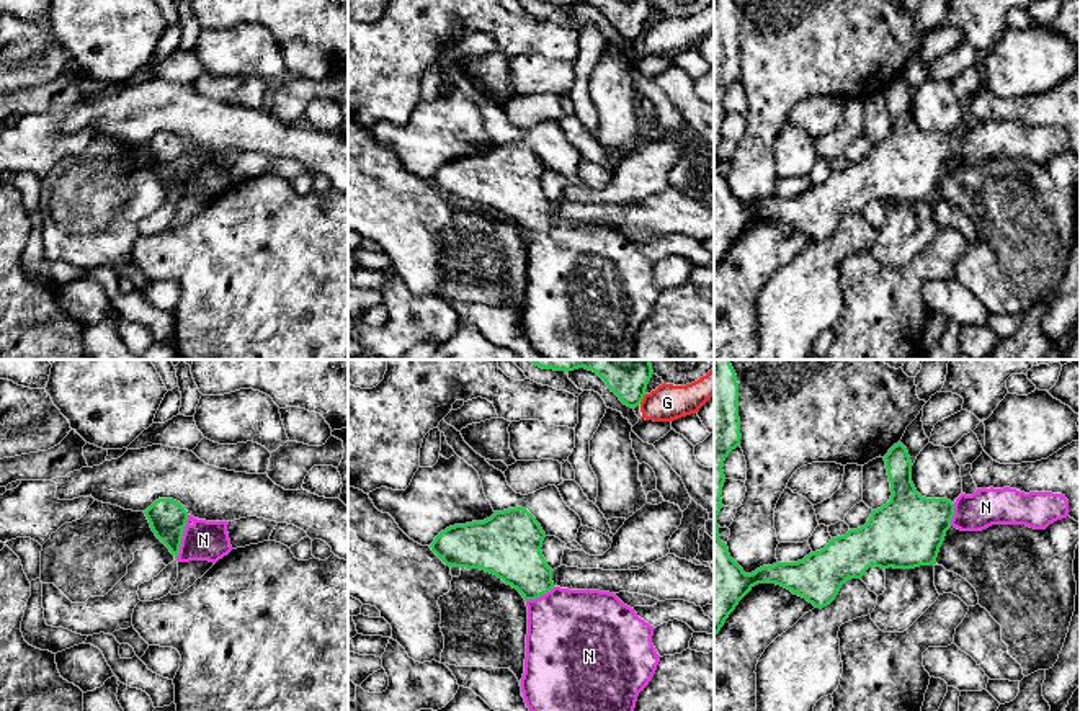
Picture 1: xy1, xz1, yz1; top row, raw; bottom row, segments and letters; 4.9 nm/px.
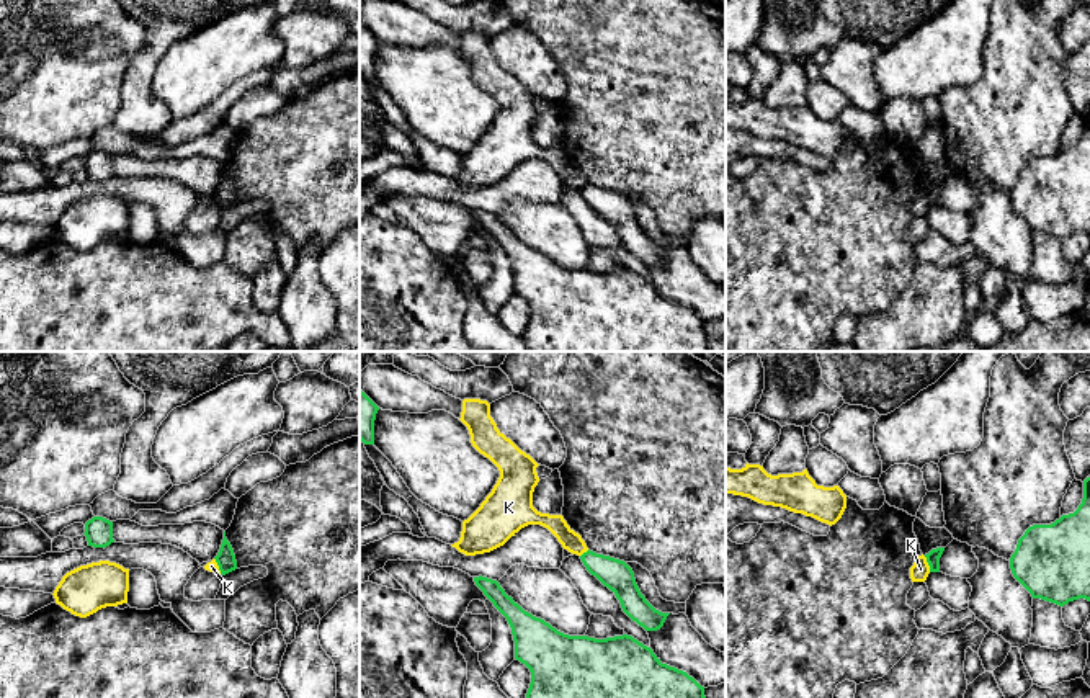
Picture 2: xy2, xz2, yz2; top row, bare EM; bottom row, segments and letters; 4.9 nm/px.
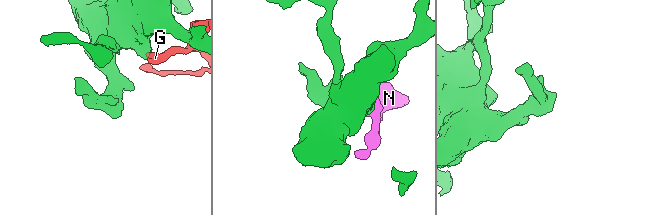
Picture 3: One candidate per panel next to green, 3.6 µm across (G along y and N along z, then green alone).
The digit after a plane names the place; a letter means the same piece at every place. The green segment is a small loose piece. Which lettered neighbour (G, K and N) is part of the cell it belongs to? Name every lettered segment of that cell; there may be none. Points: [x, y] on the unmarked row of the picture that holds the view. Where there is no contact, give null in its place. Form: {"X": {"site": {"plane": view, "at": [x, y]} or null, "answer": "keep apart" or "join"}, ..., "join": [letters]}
{"G": {"site": {"plane": "xz1", "at": [642, 31]}, "answer": "keep apart"}, "K": {"site": {"plane": "yz2", "at": [929, 198]}, "answer": "keep apart"}, "N": {"site": {"plane": "xy1", "at": [182, 170]}, "answer": "join"}, "join": ["N"]}

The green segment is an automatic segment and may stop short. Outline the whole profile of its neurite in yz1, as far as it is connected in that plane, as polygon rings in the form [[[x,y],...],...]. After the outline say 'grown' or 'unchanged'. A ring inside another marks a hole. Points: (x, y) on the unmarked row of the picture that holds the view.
[[[714,0],[714,270],[721,265],[739,235],[758,217],[776,217],[794,229],[806,232],[815,242],[830,239],[841,219],[850,212],[861,212],[869,201],[915,203],[935,199],[946,165],[954,160],[961,165],[982,165],[992,159],[1026,159],[1046,163],[1051,157],[1069,150],[1069,134],[1052,126],[1020,126],[1016,123],[977,123],[972,129],[961,127],[953,137],[948,132],[922,131],[912,116],[912,95],[907,82],[899,75],[884,90],[890,116],[890,134],[872,144],[868,157],[850,163],[845,170],[832,172],[830,177],[810,186],[797,196],[776,196],[763,199],[752,208],[730,191],[729,181],[719,173],[717,149],[722,139],[725,116],[724,95],[740,78],[739,16],[732,0]]]; grown

